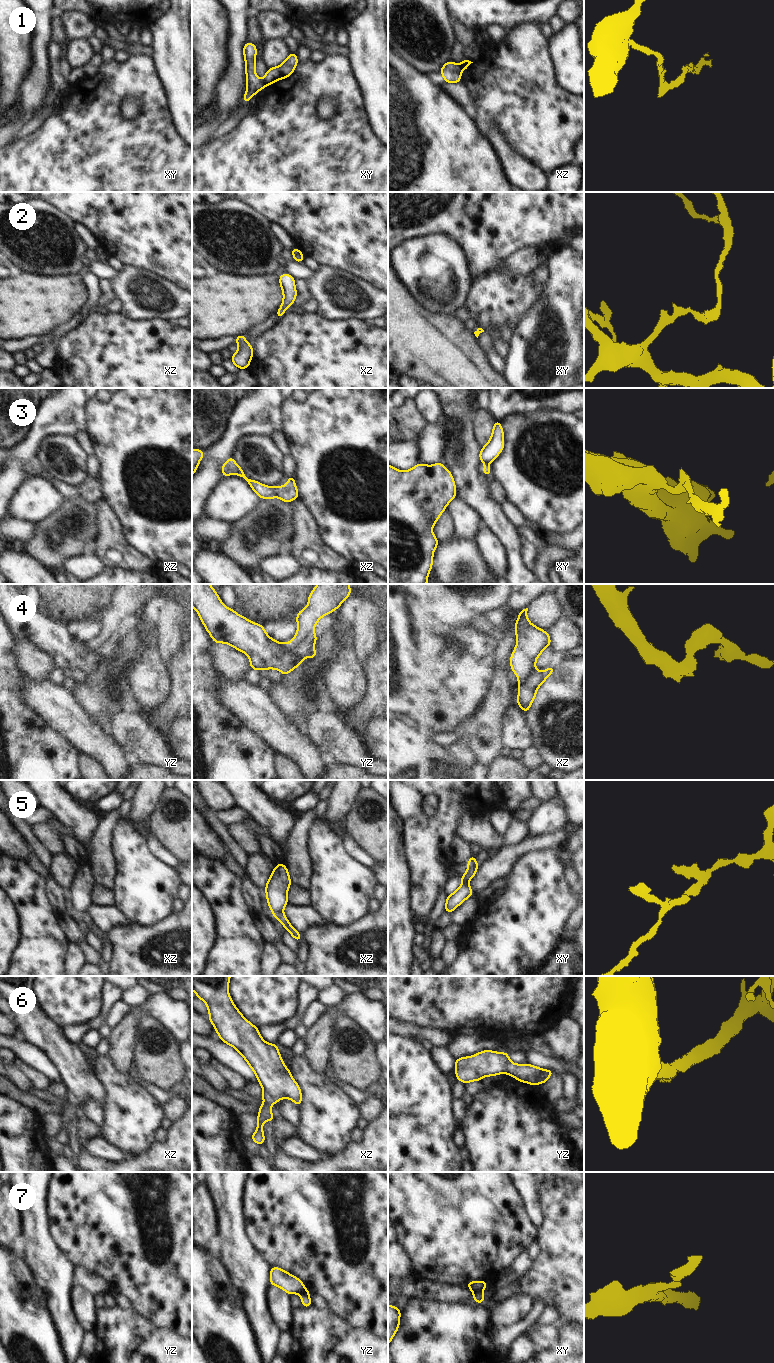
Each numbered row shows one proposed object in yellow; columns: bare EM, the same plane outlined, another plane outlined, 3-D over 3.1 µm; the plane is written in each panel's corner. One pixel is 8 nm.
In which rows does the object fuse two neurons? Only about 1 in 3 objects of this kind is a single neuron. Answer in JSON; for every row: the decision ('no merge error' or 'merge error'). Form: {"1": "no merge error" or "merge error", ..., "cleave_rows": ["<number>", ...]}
{"1": "merge error", "2": "no merge error", "3": "merge error", "4": "merge error", "5": "merge error", "6": "no merge error", "7": "merge error", "cleave_rows": ["1", "3", "4", "5", "7"]}

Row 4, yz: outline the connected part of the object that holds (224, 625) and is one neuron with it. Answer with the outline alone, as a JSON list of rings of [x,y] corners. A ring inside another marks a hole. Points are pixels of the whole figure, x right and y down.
[[[192,584],[192,607],[214,643],[228,644],[250,659],[250,668],[280,670],[283,676],[303,663],[294,651],[272,639],[264,626],[226,607],[210,584]]]

